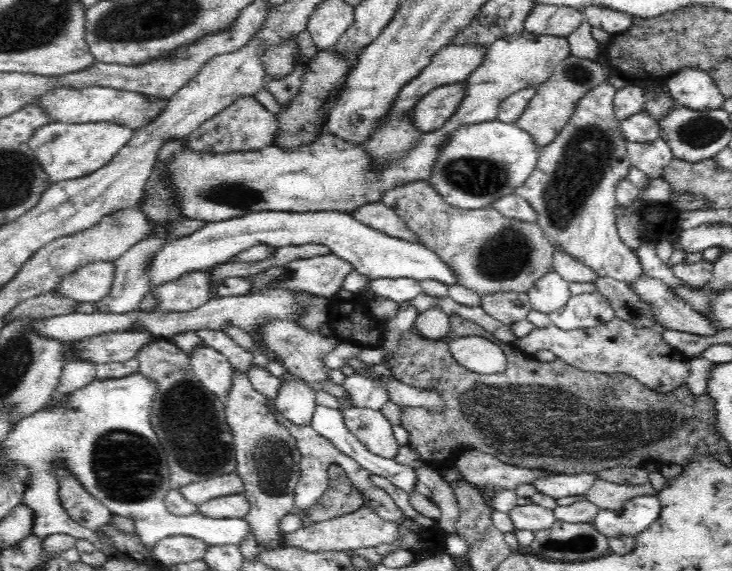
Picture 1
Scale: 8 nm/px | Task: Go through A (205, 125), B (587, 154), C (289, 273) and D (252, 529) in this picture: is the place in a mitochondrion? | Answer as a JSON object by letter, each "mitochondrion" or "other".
{"A":"other","B":"mitochondrion","C":"mitochondrion","D":"other"}

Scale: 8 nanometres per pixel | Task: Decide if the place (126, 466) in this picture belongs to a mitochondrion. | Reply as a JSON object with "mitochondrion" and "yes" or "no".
{"mitochondrion":"yes"}

